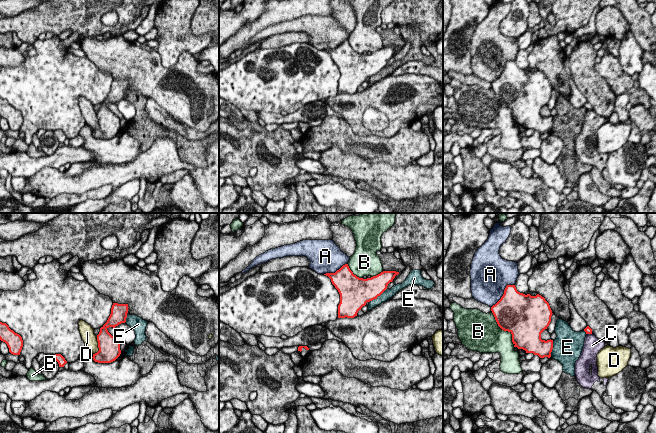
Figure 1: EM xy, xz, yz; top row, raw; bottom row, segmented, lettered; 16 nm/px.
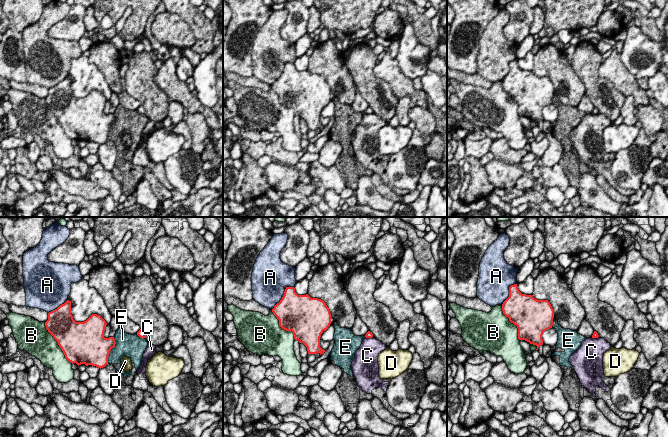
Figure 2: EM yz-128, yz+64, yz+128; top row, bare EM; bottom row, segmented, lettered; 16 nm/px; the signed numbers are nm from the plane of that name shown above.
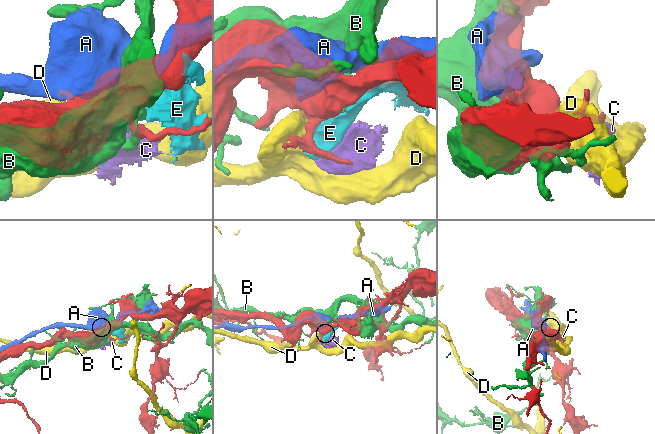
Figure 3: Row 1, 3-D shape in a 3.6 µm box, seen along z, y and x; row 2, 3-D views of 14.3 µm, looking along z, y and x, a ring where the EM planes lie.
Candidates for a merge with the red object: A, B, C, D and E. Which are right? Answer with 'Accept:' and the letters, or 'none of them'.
Accept: none of them

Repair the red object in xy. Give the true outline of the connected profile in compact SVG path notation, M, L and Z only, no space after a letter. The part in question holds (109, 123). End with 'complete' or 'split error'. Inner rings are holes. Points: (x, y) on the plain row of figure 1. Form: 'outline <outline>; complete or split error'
outline M113 79L107 98L100 104L97 111L99 127L93 130L93 136L98 139L111 139L121 130L119 117L108 108L109 103L115 104L126 98L128 80Z; complete

